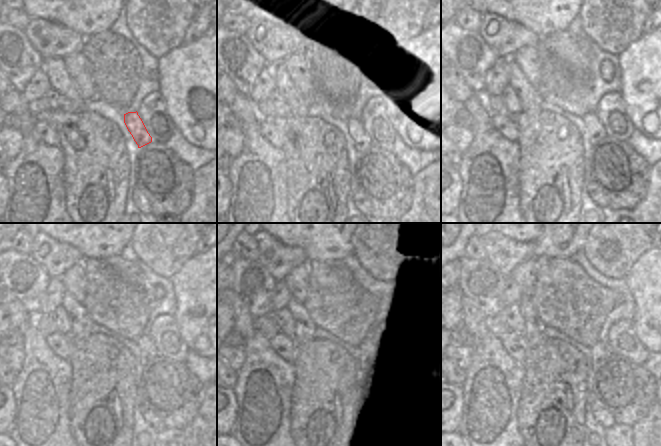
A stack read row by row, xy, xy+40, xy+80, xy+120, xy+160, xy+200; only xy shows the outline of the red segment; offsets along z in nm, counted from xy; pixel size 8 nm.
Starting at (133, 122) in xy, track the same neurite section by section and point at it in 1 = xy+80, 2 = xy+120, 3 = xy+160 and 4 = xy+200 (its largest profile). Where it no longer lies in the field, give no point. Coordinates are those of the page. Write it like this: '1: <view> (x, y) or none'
1: xy+80 (596, 131)
2: xy+120 (148, 351)
3: xy+160 (373, 350)
4: xy+200 (600, 351)

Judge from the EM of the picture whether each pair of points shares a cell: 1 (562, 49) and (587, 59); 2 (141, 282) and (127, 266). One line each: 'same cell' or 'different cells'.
1: same cell
2: same cell

